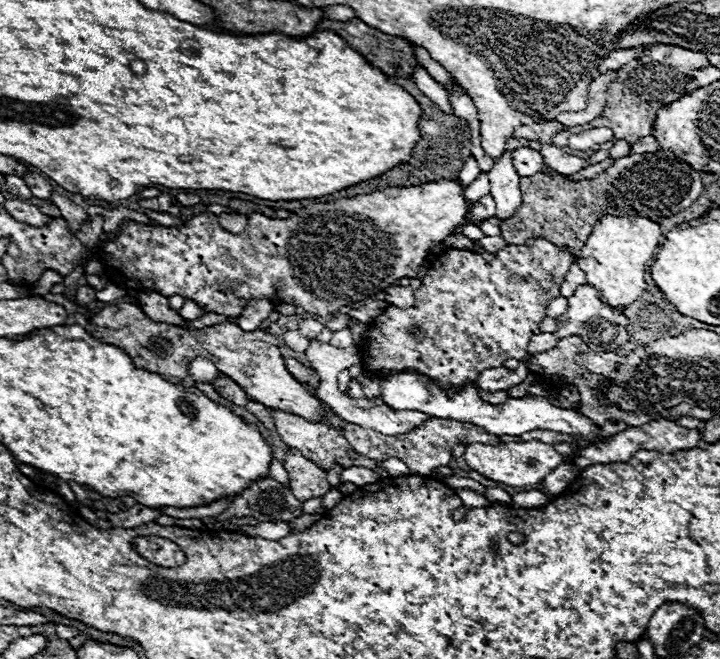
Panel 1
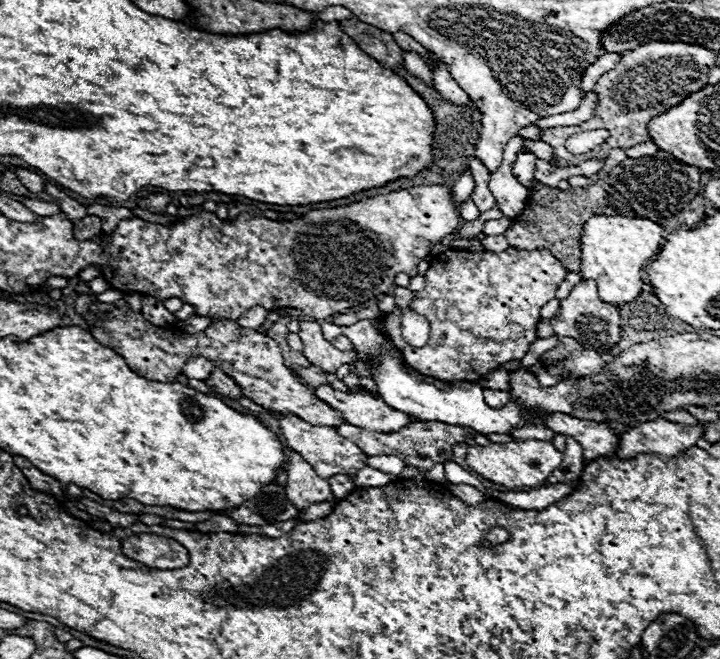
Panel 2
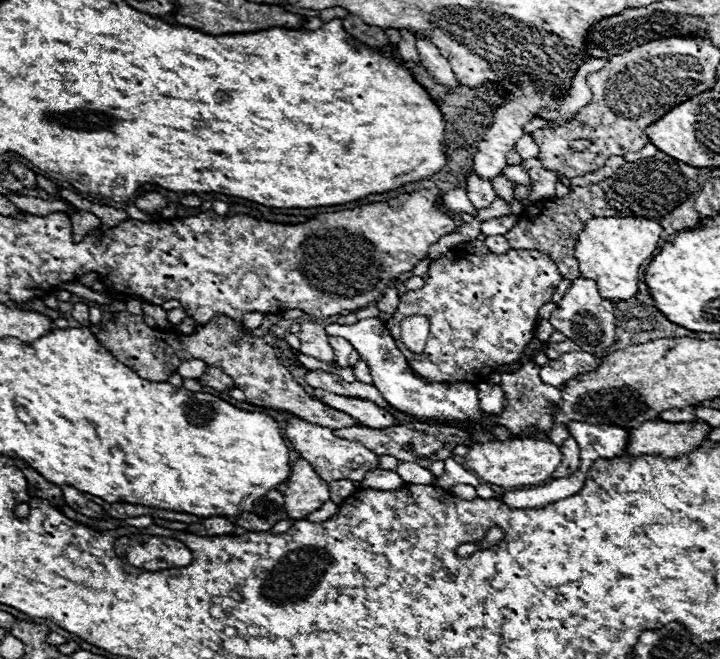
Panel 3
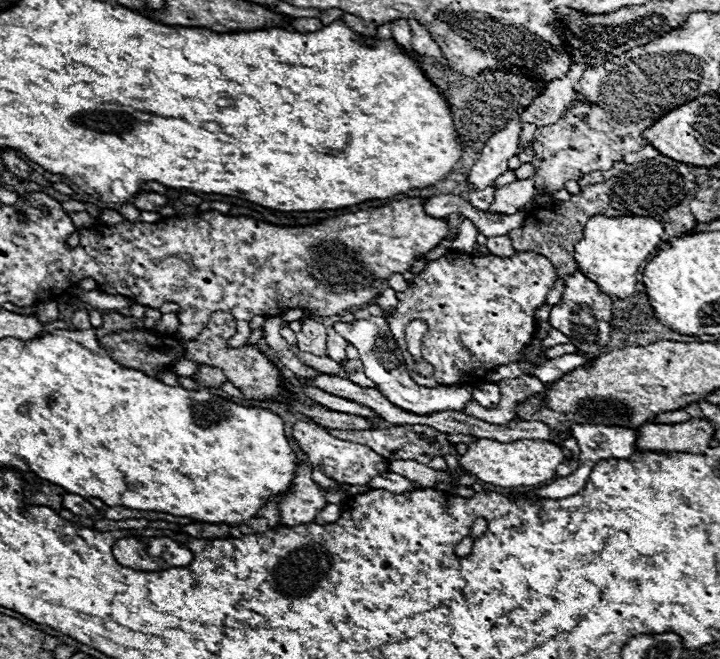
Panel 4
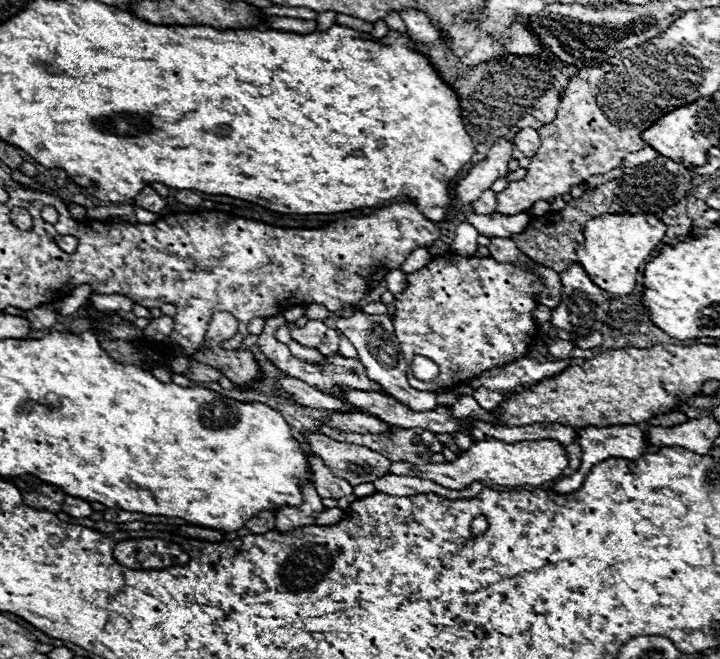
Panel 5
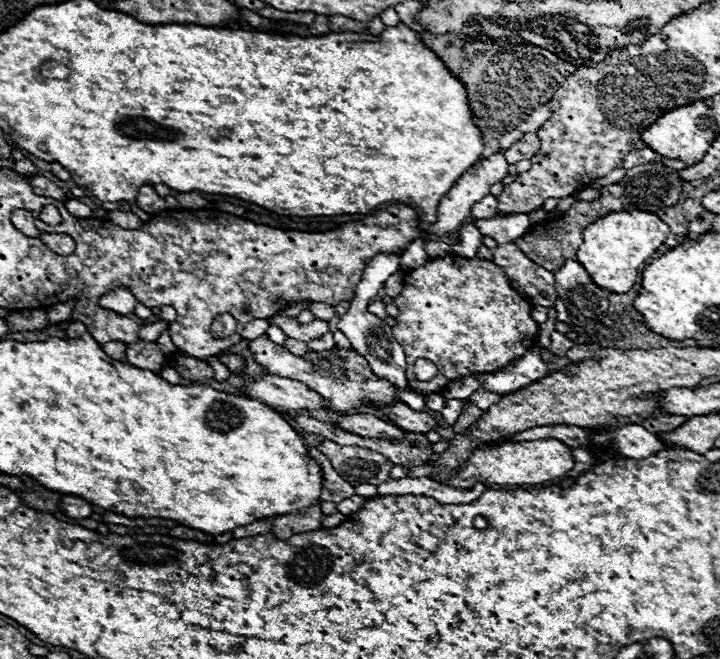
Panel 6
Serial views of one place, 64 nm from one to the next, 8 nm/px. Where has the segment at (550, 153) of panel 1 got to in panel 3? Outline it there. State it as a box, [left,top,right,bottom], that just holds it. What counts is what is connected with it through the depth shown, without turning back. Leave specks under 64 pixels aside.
[516,134,540,160]

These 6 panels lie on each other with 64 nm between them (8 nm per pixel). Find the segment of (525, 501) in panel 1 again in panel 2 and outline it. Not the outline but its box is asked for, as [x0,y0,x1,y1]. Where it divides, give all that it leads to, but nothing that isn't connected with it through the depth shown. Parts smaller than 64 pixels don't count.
[500,484,574,508]

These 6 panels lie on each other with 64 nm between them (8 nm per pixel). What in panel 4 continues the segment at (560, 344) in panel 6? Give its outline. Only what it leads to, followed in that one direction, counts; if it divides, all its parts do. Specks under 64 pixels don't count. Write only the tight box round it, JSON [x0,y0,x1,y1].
[546,344,578,358]

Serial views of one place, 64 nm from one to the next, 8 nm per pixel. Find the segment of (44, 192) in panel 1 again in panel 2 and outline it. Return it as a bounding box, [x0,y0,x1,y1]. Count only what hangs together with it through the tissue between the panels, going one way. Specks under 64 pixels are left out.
[16,168,44,194]

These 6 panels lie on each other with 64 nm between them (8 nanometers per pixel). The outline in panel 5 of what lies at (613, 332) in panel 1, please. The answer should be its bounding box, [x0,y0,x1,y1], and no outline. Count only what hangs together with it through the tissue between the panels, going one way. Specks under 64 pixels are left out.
[552,266,610,350]

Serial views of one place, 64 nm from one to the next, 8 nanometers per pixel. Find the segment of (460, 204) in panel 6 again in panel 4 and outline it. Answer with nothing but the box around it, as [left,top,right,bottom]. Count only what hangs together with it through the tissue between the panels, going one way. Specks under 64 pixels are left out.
[468,112,520,188]

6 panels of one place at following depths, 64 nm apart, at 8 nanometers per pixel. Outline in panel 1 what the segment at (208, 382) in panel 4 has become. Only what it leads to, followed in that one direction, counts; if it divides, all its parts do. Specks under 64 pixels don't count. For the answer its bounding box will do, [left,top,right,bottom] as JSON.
[214,376,250,406]

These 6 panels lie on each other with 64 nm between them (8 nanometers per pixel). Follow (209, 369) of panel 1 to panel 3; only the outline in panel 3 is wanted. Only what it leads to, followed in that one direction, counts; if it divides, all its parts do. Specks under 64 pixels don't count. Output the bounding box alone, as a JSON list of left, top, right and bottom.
[176,358,206,380]

